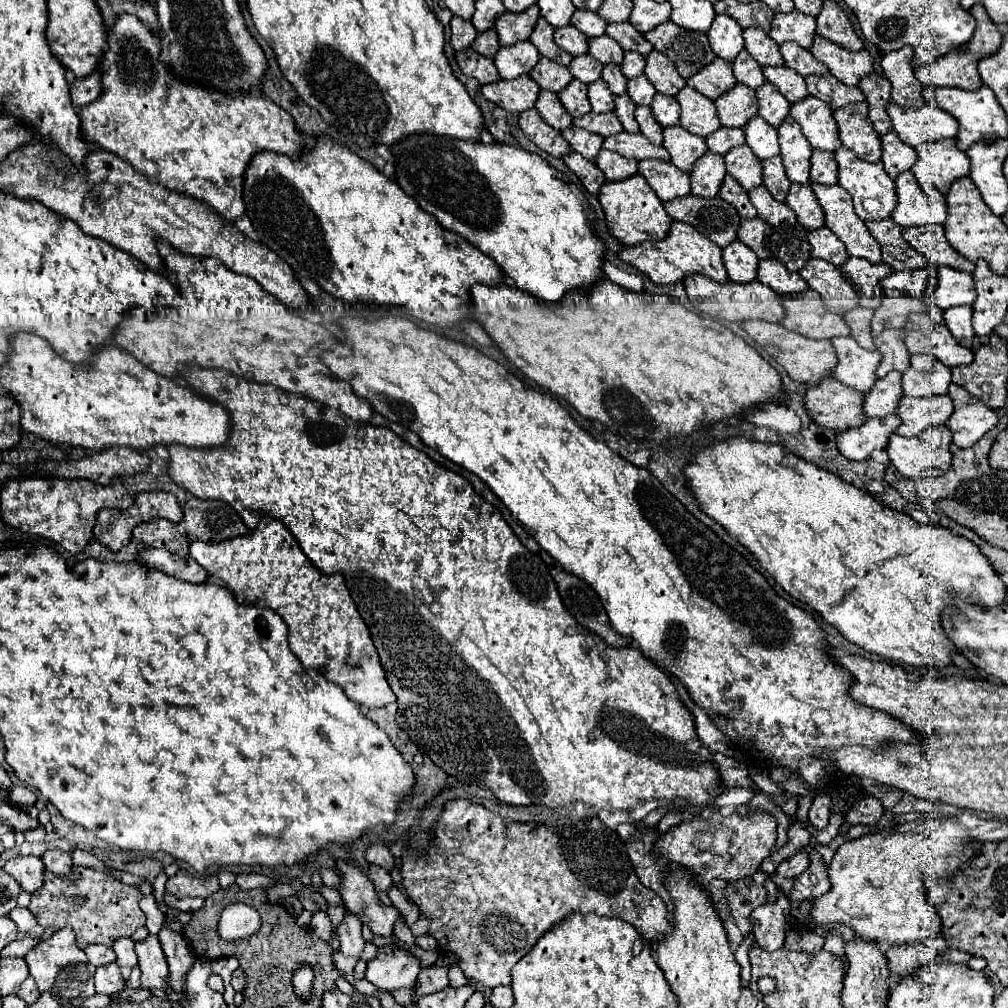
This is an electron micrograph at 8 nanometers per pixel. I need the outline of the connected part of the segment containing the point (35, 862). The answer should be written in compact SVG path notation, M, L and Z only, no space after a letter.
M18 857L6 861L4 871L10 873L20 883L22 891L34 893L42 889L42 873L46 871L46 867L42 867L40 857Z

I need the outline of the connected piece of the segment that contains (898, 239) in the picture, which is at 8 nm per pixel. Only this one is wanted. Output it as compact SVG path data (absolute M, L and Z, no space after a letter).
M890 219L870 221L870 223L866 223L866 227L872 233L872 237L880 243L882 261L886 265L890 265L892 271L926 267L926 259L922 257L922 253L914 251L914 247L910 247L910 243L906 243L902 239L904 229L898 227L894 221L890 221Z

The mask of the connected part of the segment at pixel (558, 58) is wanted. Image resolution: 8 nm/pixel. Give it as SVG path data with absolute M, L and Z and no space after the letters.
M542 17L538 19L538 23L530 35L530 41L536 45L536 49L542 53L542 57L548 57L566 67L570 65L572 55L568 55L554 43L554 27L550 27L550 23L546 23L546 19L542 19Z

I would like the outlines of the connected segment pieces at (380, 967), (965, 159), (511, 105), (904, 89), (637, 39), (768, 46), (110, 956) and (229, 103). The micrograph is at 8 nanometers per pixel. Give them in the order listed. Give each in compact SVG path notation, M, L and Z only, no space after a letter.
M390 945L380 947L378 957L368 963L366 979L382 991L412 989L416 985L420 969L422 967L416 957Z
M940 139L934 143L924 143L916 147L918 159L912 167L918 183L934 187L940 193L948 193L954 179L970 175L970 157L958 151L956 139Z
M522 75L514 81L502 79L498 83L482 85L482 95L500 109L506 109L510 113L522 113L534 107L540 95L540 87L534 79L530 79L530 75Z
M902 47L898 51L886 53L882 59L884 75L892 81L892 101L900 107L918 109L926 103L926 97L922 95L924 85L914 77L914 49Z
M610 23L606 27L606 35L618 41L624 51L636 51L644 57L654 49L652 43L640 31L636 31L632 23Z
M750 27L744 29L744 41L746 41L746 49L748 53L762 65L784 65L782 53L778 49L778 45L770 39L770 35L758 27Z
M90 945L90 947L86 947L84 949L84 953L86 953L86 957L88 957L88 961L94 965L94 967L100 967L100 965L108 965L108 963L112 963L114 961L114 951L112 951L112 947L106 947L106 945Z
M122 15L108 33L108 41L110 49L102 59L104 91L94 103L84 105L78 113L82 121L82 135L88 143L98 143L106 151L118 153L120 159L130 163L150 181L160 183L170 191L190 195L192 199L202 199L218 215L222 215L224 221L234 223L246 213L242 203L242 175L246 173L250 159L260 151L274 151L298 161L306 151L306 141L300 135L294 119L282 107L274 105L266 95L246 93L232 99L224 93L196 85L190 87L170 77L168 67L158 61L158 37L154 37L134 15Z

